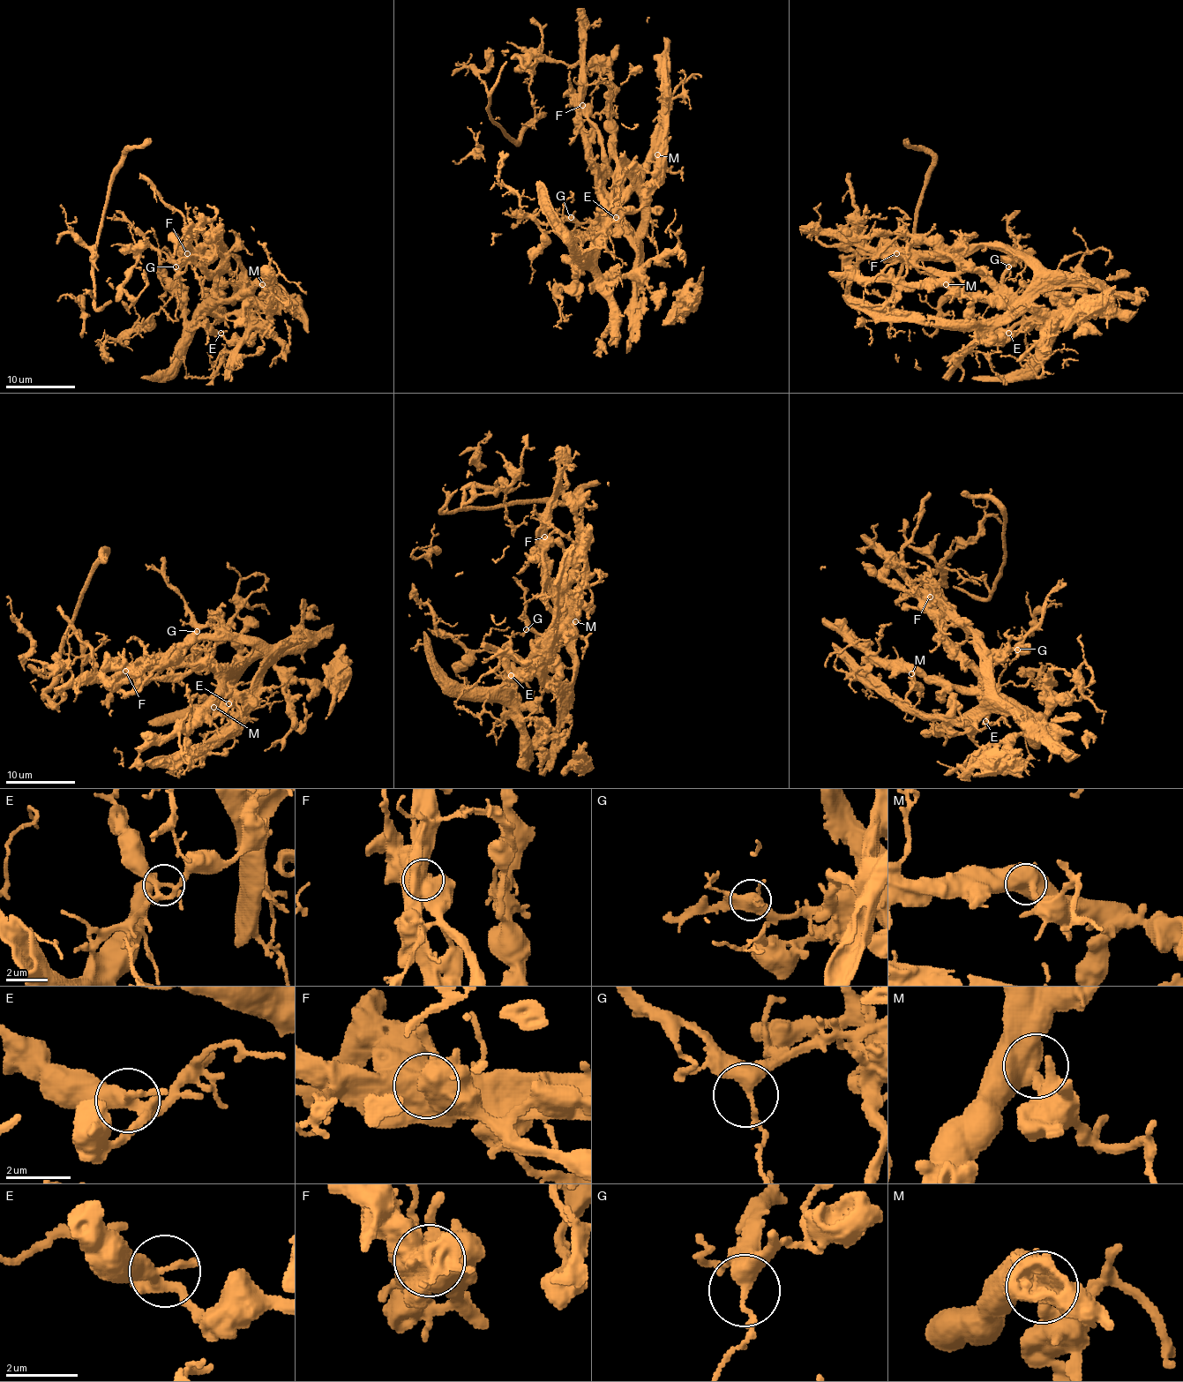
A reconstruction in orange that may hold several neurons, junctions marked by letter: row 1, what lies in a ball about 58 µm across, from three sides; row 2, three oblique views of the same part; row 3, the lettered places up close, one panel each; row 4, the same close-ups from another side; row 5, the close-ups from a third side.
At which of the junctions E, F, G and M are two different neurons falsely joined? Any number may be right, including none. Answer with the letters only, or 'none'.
F

